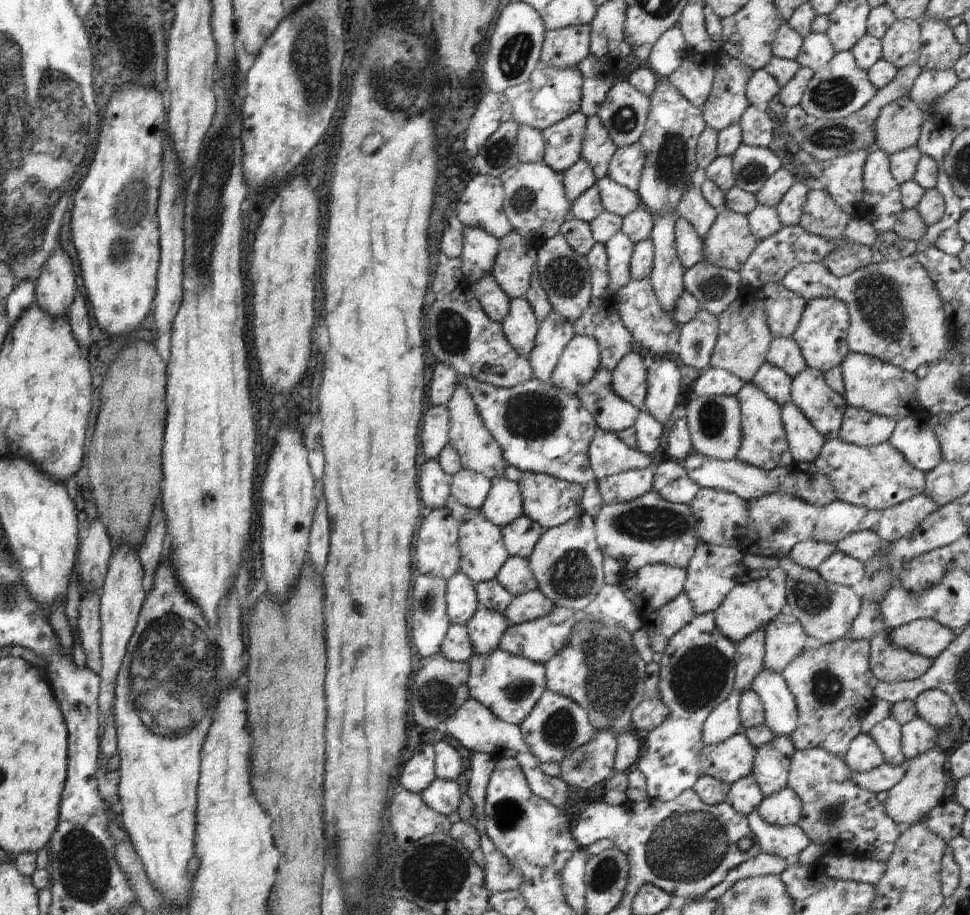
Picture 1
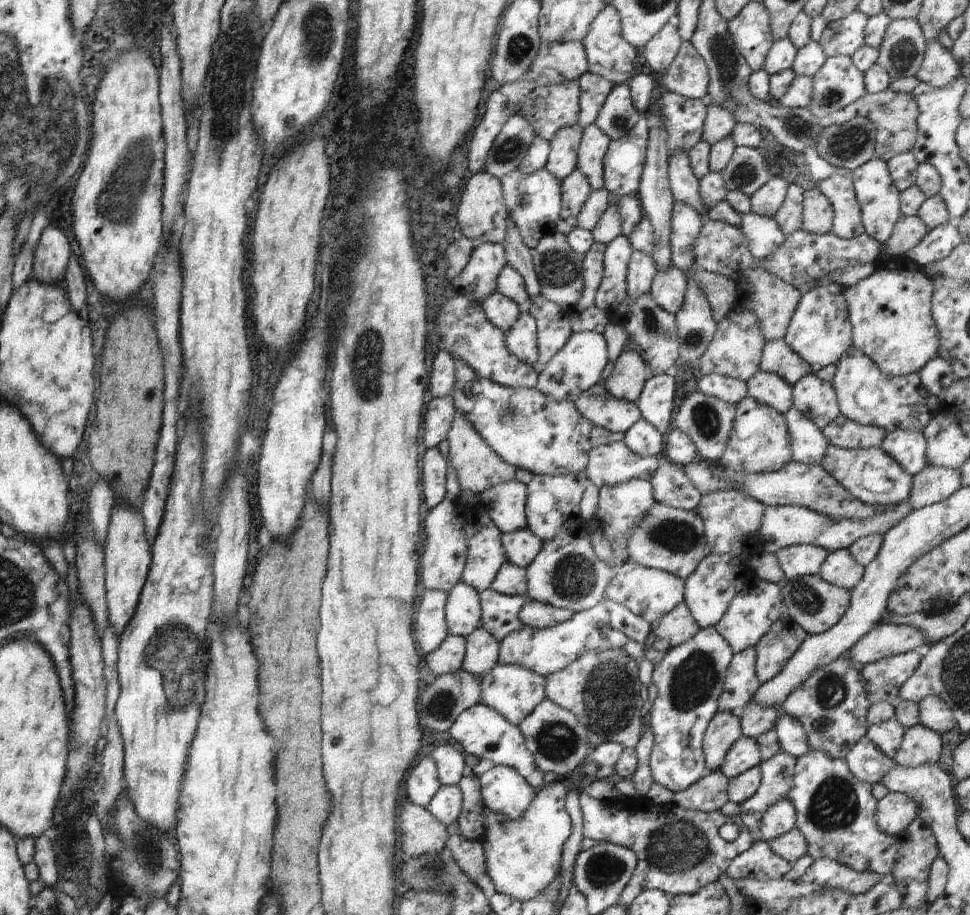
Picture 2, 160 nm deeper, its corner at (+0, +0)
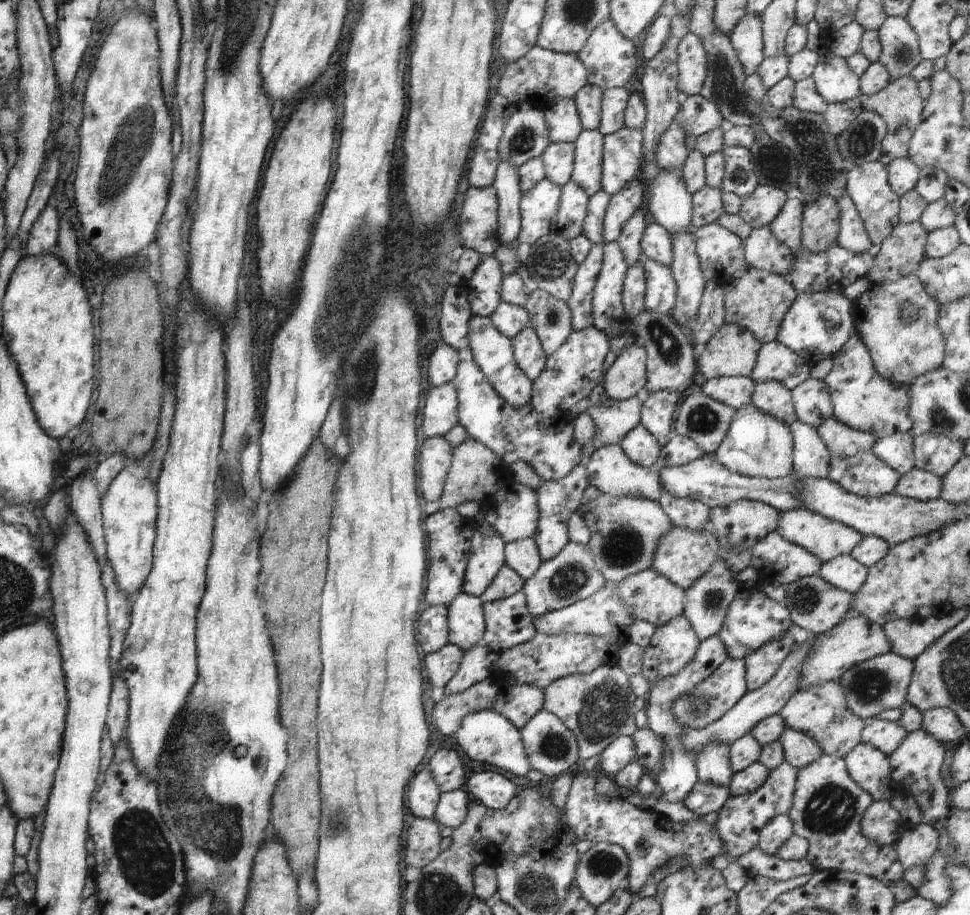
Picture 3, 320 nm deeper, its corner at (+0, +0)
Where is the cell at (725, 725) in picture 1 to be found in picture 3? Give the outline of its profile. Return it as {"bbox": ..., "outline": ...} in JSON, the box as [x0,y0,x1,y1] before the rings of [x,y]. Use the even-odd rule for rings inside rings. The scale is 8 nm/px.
{"bbox":[696,743,734,787],"outline":[[[710,743],[696,758],[700,782],[729,787],[734,776],[729,759],[729,744]]]}

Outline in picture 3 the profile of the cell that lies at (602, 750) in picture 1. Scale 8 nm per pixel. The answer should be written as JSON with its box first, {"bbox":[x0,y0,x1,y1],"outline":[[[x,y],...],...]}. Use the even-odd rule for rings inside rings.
{"bbox":[599,736,635,778],"outline":[[[618,736],[601,753],[599,771],[611,778],[627,764],[635,760],[635,746],[632,737]]]}

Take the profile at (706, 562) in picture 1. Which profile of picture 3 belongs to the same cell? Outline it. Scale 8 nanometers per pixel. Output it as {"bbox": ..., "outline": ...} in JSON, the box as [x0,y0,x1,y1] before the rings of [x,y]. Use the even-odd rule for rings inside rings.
{"bbox":[683,558,740,641],"outline":[[[719,558],[712,563],[710,570],[704,573],[688,590],[685,590],[683,615],[689,620],[699,641],[717,635],[722,628],[728,607],[737,595],[740,583],[736,581],[736,573]]]}

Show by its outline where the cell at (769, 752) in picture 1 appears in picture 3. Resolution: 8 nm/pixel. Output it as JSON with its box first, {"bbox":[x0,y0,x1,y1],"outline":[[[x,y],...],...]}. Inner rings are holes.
{"bbox":[712,762,797,860],"outline":[[[786,762],[769,771],[768,778],[758,790],[745,796],[730,796],[724,806],[717,812],[718,819],[712,825],[725,848],[730,860],[750,852],[756,847],[758,834],[775,816],[787,815],[792,808],[797,768]]]}

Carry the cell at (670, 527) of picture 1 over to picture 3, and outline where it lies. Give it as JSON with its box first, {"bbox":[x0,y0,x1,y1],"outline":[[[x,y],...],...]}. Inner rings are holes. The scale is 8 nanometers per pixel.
{"bbox":[652,523,720,590],"outline":[[[671,523],[671,529],[659,540],[652,569],[658,572],[658,574],[665,576],[670,582],[673,582],[680,588],[688,590],[701,576],[704,576],[705,572],[710,570],[712,563],[715,563],[720,558],[720,552],[719,540],[709,528],[704,531],[691,531],[674,527],[673,523]]]}

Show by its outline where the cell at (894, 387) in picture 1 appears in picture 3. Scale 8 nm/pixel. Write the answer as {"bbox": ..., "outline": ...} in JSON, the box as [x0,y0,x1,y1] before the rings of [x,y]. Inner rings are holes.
{"bbox":[823,335,913,439],"outline":[[[858,335],[848,339],[832,360],[832,368],[823,381],[831,396],[834,417],[846,426],[873,434],[877,439],[909,432],[913,421],[907,412],[908,385],[898,386],[883,379],[876,372],[870,353]]]}

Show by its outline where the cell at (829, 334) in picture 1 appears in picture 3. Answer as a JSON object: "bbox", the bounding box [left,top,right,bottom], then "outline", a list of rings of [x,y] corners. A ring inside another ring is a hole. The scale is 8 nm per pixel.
{"bbox":[777,289,854,364],"outline":[[[836,289],[817,293],[799,293],[782,319],[777,332],[777,341],[798,353],[805,361],[816,364],[832,358],[849,339],[854,321],[851,315],[852,302]]]}

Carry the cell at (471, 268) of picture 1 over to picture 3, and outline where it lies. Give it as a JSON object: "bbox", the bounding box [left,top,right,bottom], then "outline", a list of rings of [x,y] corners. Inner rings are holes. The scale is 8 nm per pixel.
{"bbox":[465,258,503,317],"outline":[[[486,258],[475,268],[470,280],[465,282],[471,311],[479,317],[491,317],[501,300],[503,274],[499,262]]]}

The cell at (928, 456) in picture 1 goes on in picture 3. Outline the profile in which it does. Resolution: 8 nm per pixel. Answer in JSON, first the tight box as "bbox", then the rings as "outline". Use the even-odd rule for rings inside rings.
{"bbox":[870,433,915,477],"outline":[[[894,433],[879,438],[870,452],[890,465],[900,477],[915,467],[913,438],[908,433]]]}

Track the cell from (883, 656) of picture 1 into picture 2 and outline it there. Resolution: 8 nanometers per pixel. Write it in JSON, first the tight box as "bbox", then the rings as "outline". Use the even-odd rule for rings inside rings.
{"bbox":[861,651,920,706],"outline":[[[908,651],[861,666],[870,706],[880,701],[895,702],[900,687],[914,674],[920,661],[918,653]]]}

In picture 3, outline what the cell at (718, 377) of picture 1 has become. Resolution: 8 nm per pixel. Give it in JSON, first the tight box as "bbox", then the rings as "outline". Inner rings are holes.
{"bbox":[701,377,755,410],"outline":[[[718,377],[706,379],[701,391],[715,401],[738,410],[751,404],[755,383],[750,377]]]}

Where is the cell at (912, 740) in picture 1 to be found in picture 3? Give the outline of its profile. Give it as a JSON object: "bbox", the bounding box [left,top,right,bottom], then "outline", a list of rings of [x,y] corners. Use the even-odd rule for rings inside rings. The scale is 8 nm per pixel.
{"bbox":[889,729,950,827],"outline":[[[922,729],[908,734],[902,741],[900,748],[889,756],[891,777],[900,789],[909,790],[910,788],[915,788],[918,792],[934,794],[932,796],[932,814],[921,814],[922,822],[933,827],[939,821],[946,820],[950,815],[948,789],[942,783],[942,778],[940,777],[940,768],[942,768],[944,756],[946,756],[946,750],[943,743]]]}

